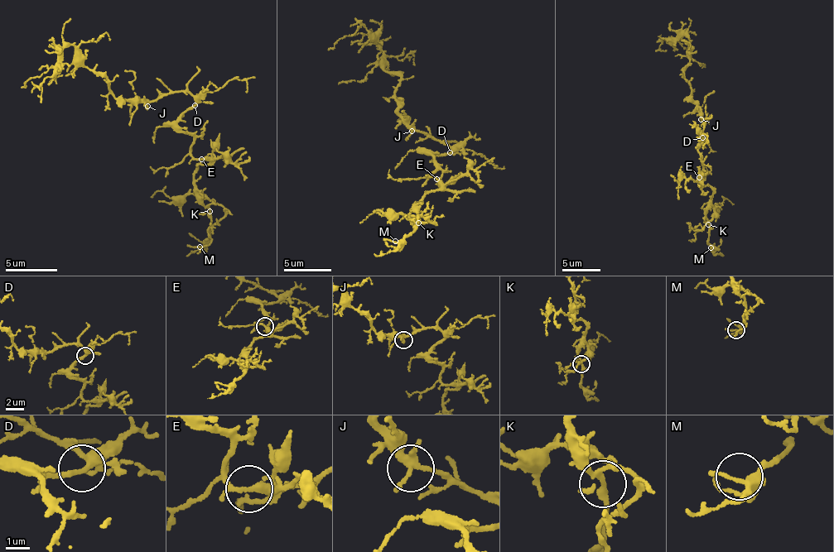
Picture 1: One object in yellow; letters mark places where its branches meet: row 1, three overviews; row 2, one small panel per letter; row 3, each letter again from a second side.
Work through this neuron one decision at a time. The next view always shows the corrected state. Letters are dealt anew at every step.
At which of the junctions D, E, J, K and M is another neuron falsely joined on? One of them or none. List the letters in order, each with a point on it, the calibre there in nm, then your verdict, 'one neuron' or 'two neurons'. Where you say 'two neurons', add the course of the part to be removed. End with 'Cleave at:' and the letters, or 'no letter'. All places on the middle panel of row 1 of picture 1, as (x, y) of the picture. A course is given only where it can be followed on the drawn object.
D: (450, 152) | 240 nm | one neuron
E: (436, 179) | 240 nm | one neuron
J: (412, 131) | 260 nm | one neuron
K: (418, 223) | 190 nm | one neuron
M: (395, 241) | 280 nm | one neuron
Cleave at: no letter

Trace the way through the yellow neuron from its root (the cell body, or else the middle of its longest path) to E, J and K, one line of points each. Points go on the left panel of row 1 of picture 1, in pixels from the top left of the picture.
E: (193, 98), (195, 105), (182, 115), (178, 126), (181, 132), (193, 137), (190, 151), (194, 157), (201, 159)
J: (193, 98), (188, 93), (172, 91), (160, 95), (147, 106)
K: (193, 98), (195, 105), (178, 126), (193, 137), (194, 157), (209, 162), (198, 165), (195, 190), (209, 211)

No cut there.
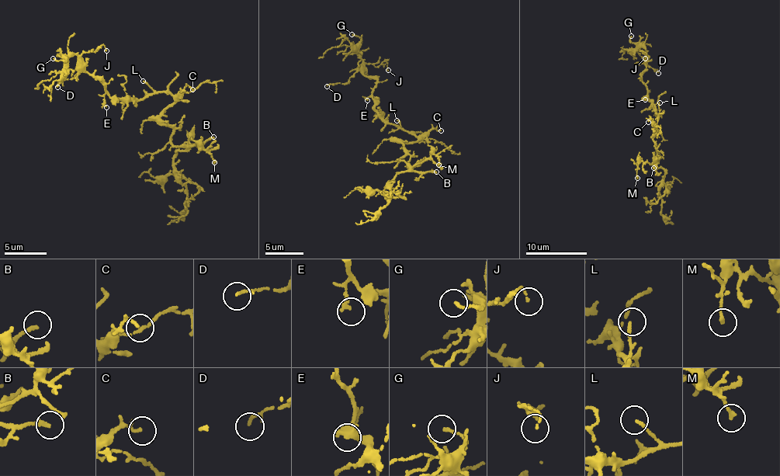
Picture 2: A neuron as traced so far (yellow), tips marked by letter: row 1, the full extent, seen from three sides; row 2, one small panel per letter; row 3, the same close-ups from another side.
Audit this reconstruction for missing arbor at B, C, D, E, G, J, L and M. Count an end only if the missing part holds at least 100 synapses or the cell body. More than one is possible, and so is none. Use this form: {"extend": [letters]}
{"extend": ["B"]}

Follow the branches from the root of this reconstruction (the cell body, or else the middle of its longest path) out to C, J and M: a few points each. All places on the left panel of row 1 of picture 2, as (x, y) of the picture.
C: (172, 97), (187, 85), (192, 89)
J: (172, 97), (156, 92), (124, 102), (109, 95), (103, 81), (84, 71), (81, 56), (103, 45), (106, 50)
M: (172, 97), (175, 102), (164, 111), (161, 119), (172, 129), (171, 139), (174, 144), (199, 144), (214, 162)

